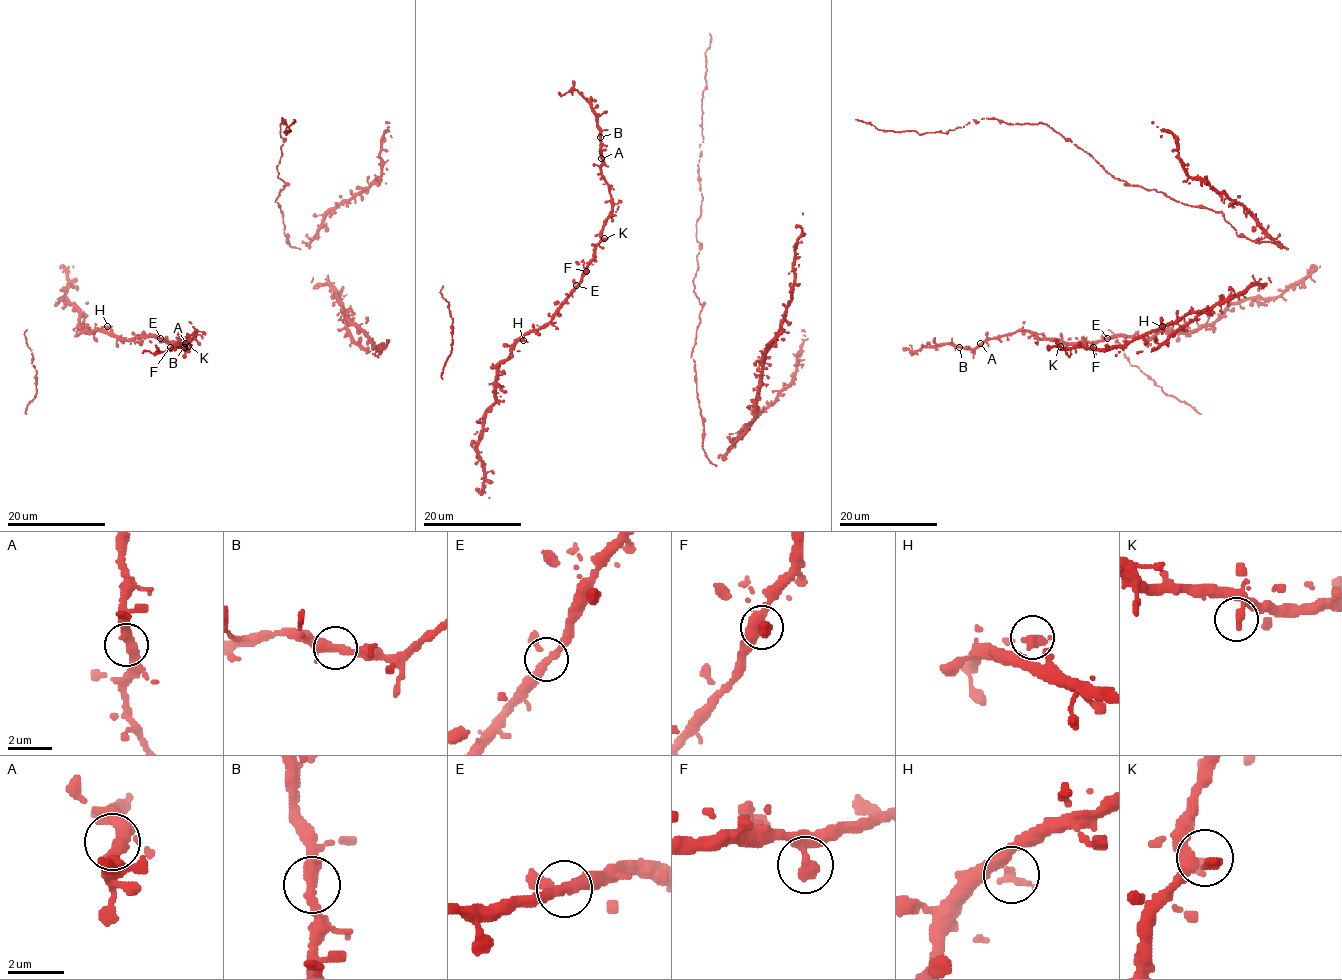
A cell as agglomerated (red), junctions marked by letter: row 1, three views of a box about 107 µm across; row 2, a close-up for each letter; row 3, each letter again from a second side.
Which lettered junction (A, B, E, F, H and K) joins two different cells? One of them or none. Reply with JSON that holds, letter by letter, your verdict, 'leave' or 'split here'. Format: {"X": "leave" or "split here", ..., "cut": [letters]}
{"A": "leave", "B": "leave", "E": "leave", "F": "leave", "H": "leave", "K": "leave", "cut": []}

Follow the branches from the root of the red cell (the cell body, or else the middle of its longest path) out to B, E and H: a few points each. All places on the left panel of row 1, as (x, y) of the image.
B: (180, 343), (190, 340), (196, 331), (185, 338), (184, 347)
E: (180, 343), (160, 338)
H: (180, 343), (153, 336), (123, 340), (111, 336), (106, 331), (107, 326)

